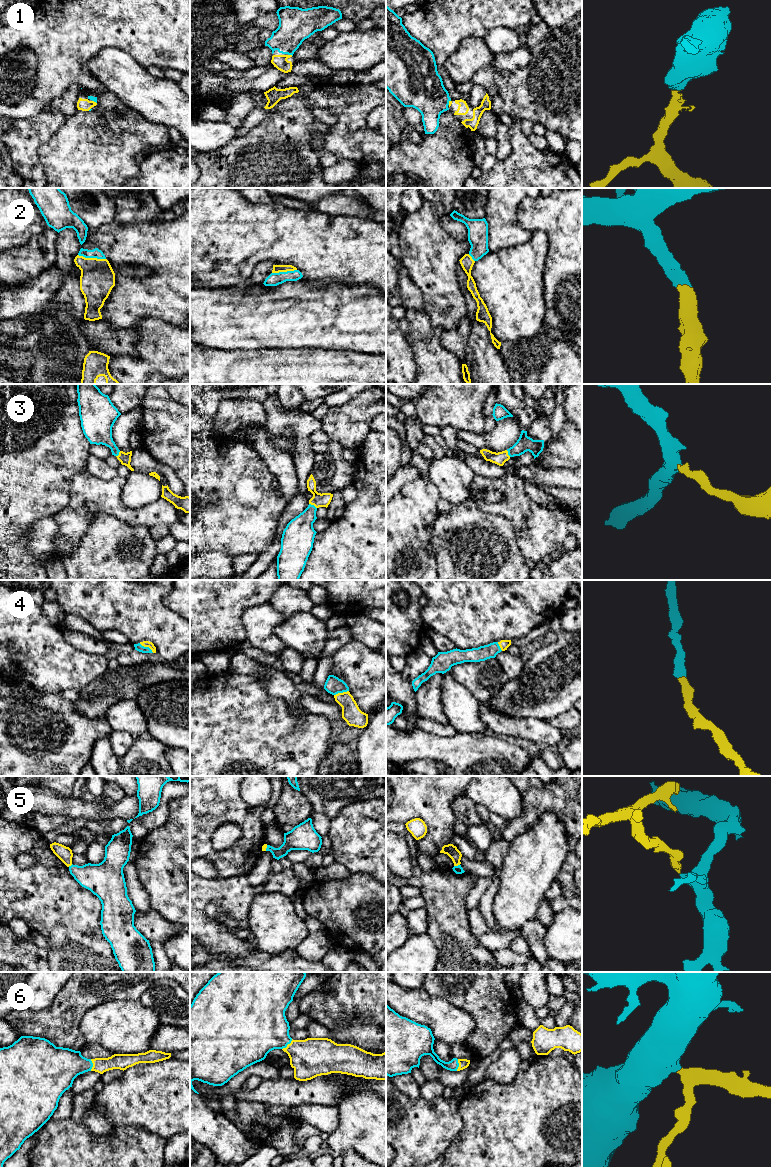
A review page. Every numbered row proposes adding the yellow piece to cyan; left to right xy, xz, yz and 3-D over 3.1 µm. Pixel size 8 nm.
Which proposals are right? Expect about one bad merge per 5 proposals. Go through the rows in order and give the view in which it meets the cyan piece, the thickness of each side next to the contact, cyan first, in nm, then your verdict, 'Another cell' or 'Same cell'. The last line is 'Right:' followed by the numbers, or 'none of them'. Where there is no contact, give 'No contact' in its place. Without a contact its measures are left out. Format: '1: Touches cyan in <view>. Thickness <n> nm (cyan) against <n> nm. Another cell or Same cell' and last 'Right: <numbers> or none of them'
1: Touches cyan in xz. Thickness 280 nm (cyan) against 110 nm. Same cell
2: Touches cyan in xy. Thickness 80 nm (cyan) against 280 nm. Same cell
3: Touches cyan in xz. Thickness 240 nm (cyan) against 110 nm. Same cell
4: Touches cyan in xy. Thickness 60 nm (cyan) against 50 nm. Same cell
5: Touches cyan in yz. Thickness 70 nm (cyan) against 90 nm. Another cell
6: Touches cyan in xz. Thickness 400 nm (cyan) against 320 nm. Same cell
Right: 1, 2, 3, 4, 6

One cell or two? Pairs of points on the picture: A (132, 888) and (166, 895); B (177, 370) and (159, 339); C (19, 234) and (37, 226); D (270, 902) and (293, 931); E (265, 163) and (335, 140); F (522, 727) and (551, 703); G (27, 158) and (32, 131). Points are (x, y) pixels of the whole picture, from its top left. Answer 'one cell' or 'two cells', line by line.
A: two cells
B: one cell
C: one cell
D: one cell
E: one cell
F: two cells
G: one cell

